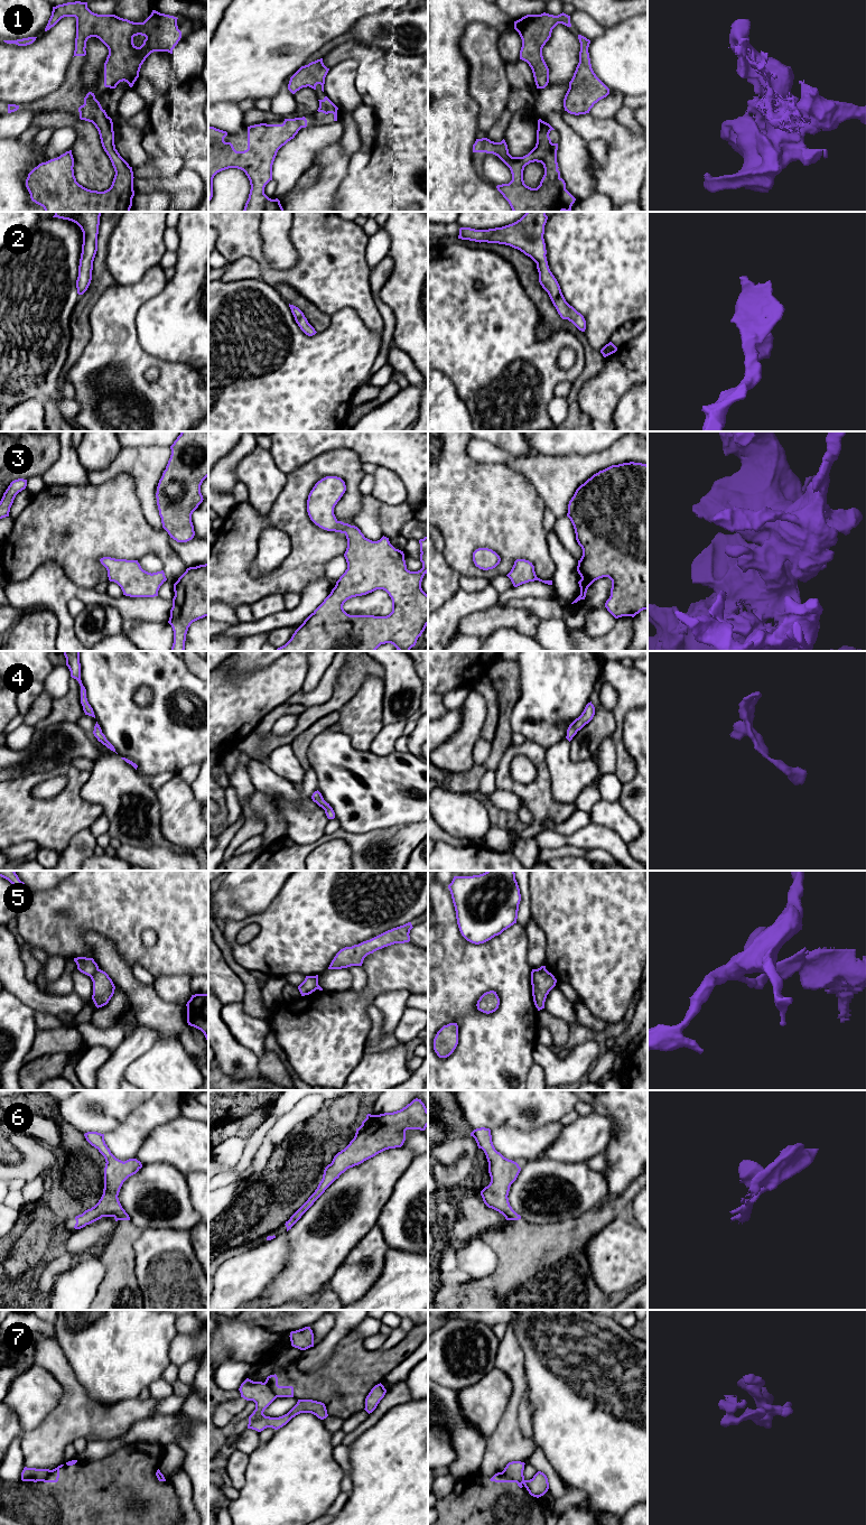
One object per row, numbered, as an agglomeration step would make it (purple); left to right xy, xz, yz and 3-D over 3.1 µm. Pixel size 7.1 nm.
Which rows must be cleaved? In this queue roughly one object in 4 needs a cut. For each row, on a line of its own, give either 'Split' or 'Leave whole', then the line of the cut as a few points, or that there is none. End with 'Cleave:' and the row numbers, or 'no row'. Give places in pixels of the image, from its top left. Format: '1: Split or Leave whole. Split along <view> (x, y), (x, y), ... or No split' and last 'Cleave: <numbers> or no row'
1: Leave whole. No split
2: Leave whole. No split
3: Leave whole. No split
4: Leave whole. No split
5: Split. Split along xy (99, 969), (90, 976)
6: Leave whole. No split
7: Split. Split along yz (502, 1471), (511, 1479), (521, 1484)
Cleave: 5, 7

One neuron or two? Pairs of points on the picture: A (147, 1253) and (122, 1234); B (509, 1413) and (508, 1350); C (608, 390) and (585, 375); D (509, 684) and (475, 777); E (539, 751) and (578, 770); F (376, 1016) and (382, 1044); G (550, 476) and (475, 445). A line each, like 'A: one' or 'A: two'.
A: two
B: one
C: two
D: one
E: two
F: one
G: one

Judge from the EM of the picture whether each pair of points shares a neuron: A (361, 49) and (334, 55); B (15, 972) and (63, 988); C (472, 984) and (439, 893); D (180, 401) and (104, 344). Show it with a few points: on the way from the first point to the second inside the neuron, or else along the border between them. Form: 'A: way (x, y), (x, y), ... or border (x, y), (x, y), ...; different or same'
A: way (354, 49), (341, 53); same
B: border (44, 989), (49, 993), (66, 994); different
C: way (449, 961), (443, 955), (443, 916); same
D: way (160, 401), (122, 364); same

